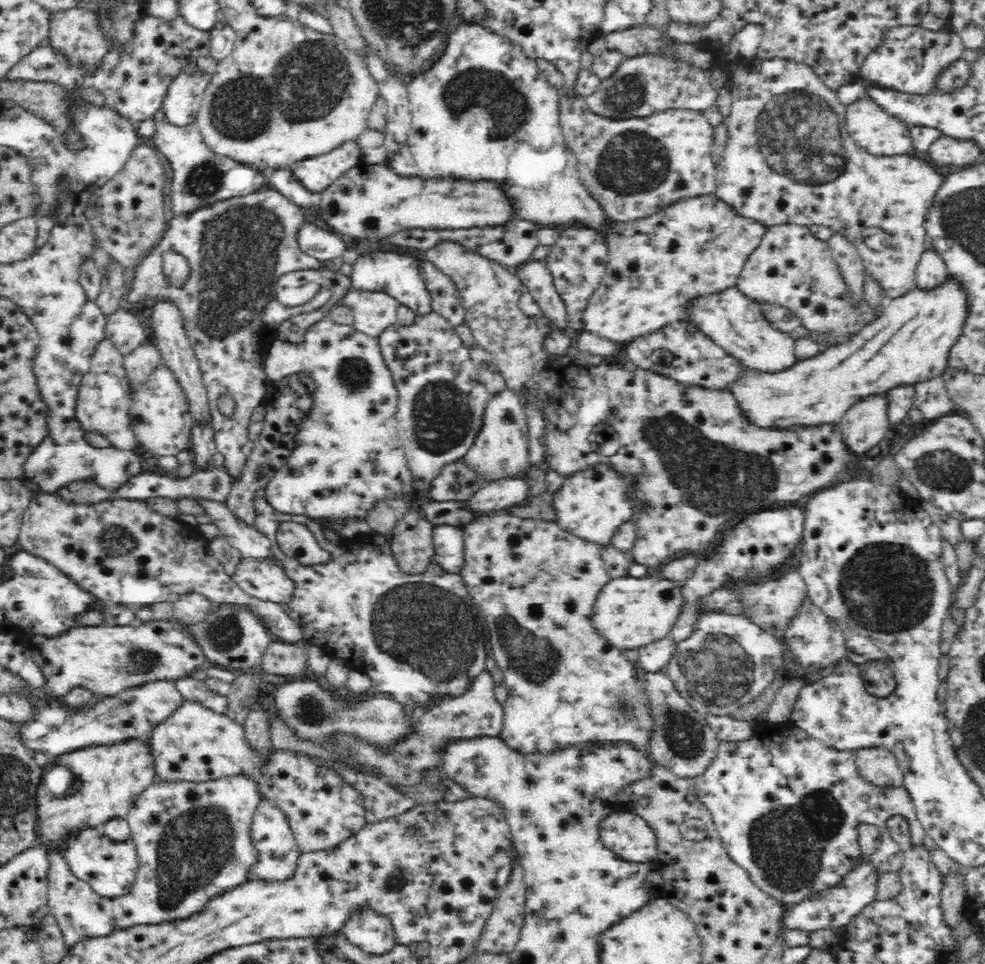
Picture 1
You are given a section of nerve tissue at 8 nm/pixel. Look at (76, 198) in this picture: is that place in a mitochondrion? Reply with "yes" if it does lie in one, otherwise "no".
no

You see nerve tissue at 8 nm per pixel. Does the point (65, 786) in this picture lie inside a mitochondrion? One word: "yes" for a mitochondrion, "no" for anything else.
yes

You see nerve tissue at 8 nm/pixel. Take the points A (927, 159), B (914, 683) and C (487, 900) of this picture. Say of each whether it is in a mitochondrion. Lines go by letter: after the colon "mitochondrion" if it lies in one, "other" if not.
A: other
B: other
C: other

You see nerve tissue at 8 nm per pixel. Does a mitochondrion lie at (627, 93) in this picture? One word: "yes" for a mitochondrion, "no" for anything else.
yes

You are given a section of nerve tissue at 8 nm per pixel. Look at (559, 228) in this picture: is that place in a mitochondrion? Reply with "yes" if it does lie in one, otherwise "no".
no

